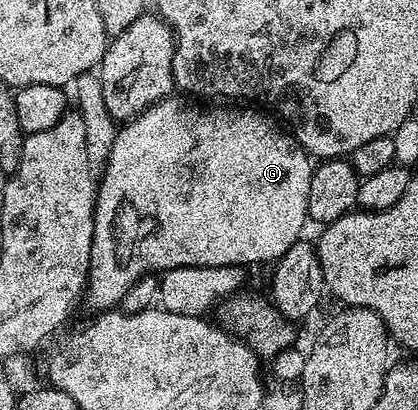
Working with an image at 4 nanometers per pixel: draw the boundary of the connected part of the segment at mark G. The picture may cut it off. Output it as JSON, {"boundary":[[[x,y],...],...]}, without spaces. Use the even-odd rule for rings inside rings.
{"boundary":[[[169,96],[163,102],[155,102],[149,110],[143,110],[139,116],[133,118],[131,122],[121,125],[116,131],[116,139],[113,142],[113,148],[110,149],[110,156],[107,162],[102,166],[104,171],[104,179],[101,177],[98,182],[98,189],[96,192],[96,211],[94,212],[94,240],[92,241],[92,251],[90,252],[90,268],[88,269],[88,285],[86,287],[86,302],[96,309],[96,312],[107,312],[113,308],[119,307],[125,301],[125,298],[131,292],[131,288],[140,278],[148,275],[159,275],[165,270],[182,269],[187,266],[242,266],[245,268],[251,267],[251,262],[270,262],[275,263],[281,259],[284,253],[291,248],[297,241],[302,238],[305,233],[304,225],[309,225],[310,219],[308,217],[308,201],[310,200],[310,184],[312,183],[312,176],[314,173],[314,162],[307,150],[301,148],[300,143],[292,137],[291,133],[279,130],[272,122],[267,122],[260,114],[255,114],[255,109],[244,108],[248,110],[195,110],[192,106],[183,106],[182,103],[176,99],[176,96]],[[148,200],[154,200],[154,208],[148,206]]]}

